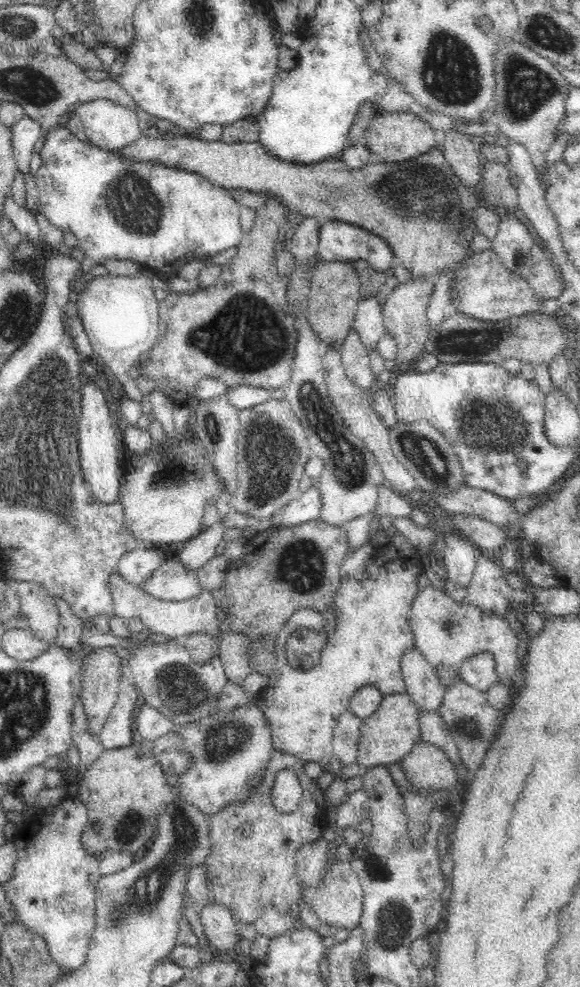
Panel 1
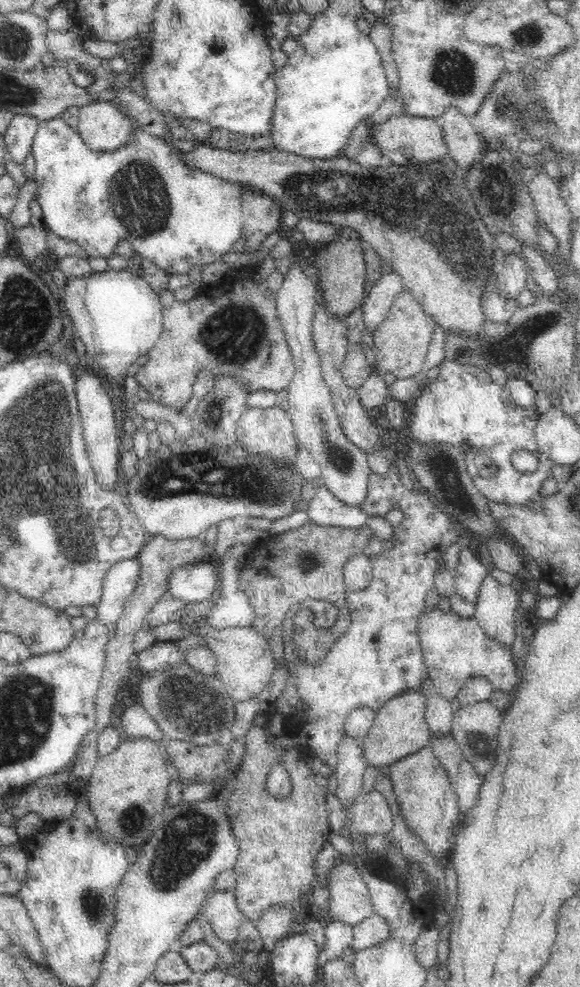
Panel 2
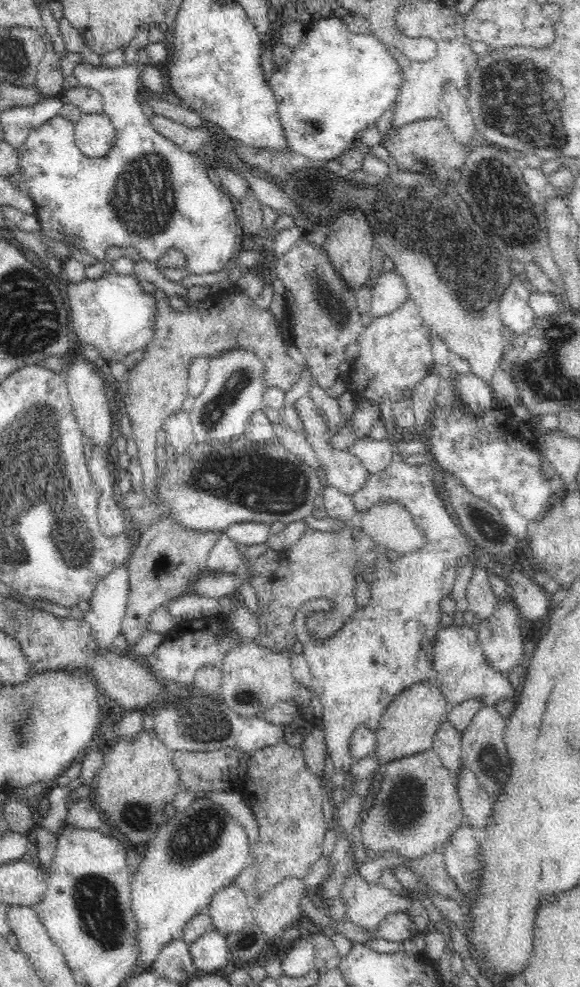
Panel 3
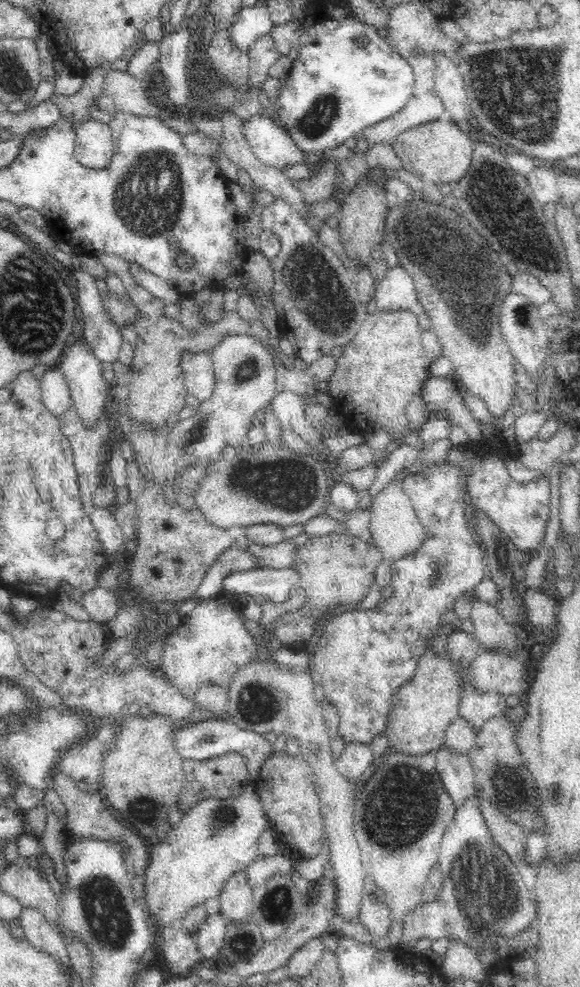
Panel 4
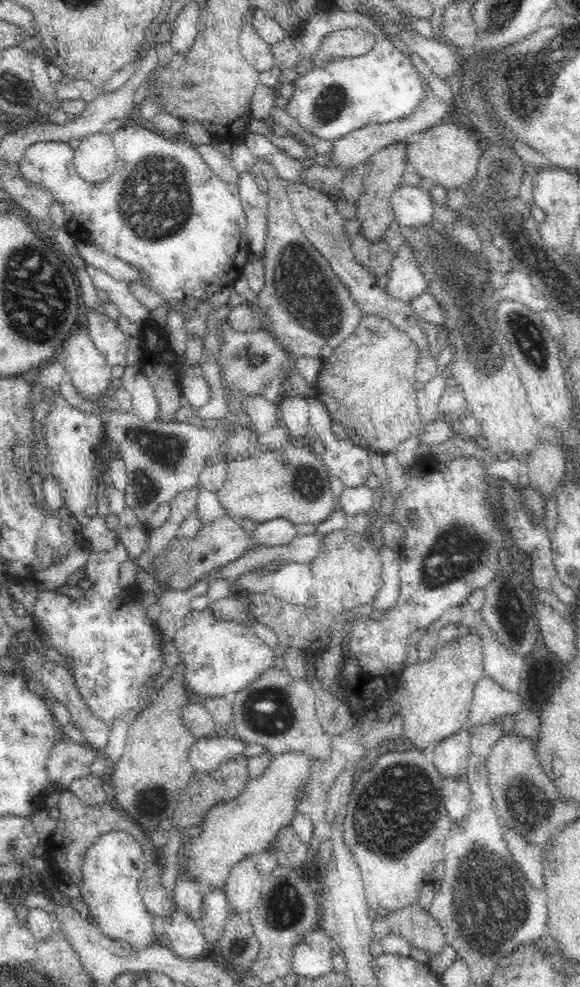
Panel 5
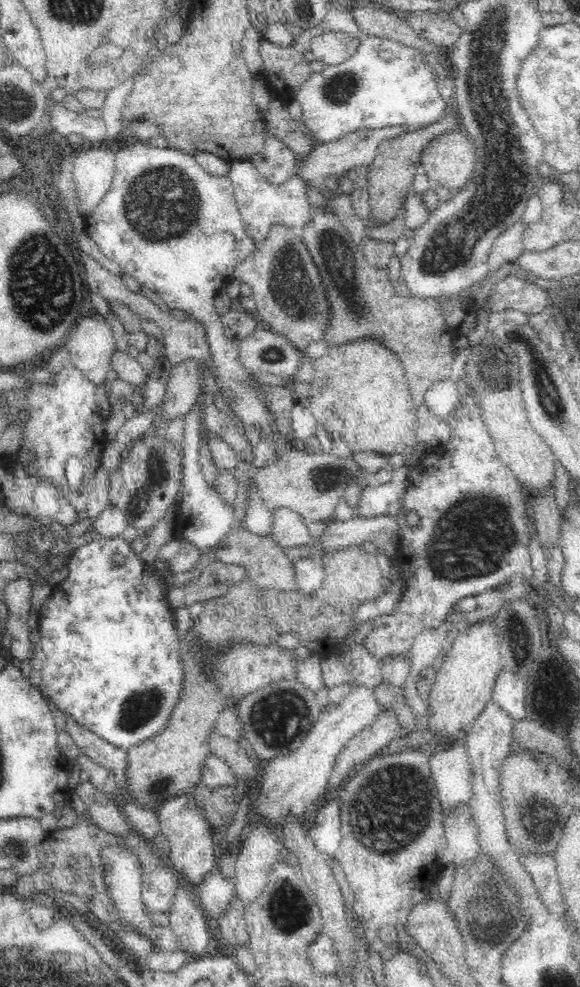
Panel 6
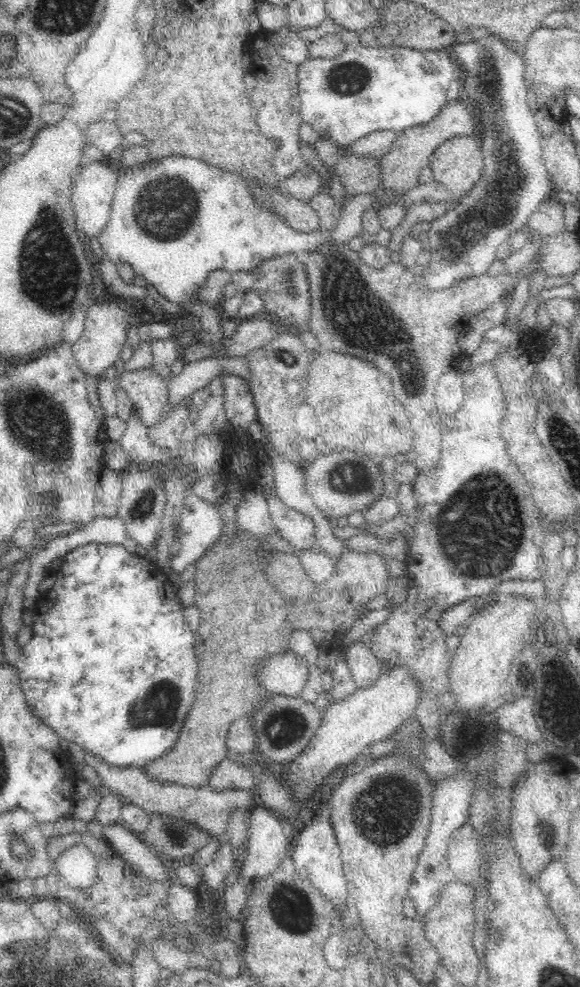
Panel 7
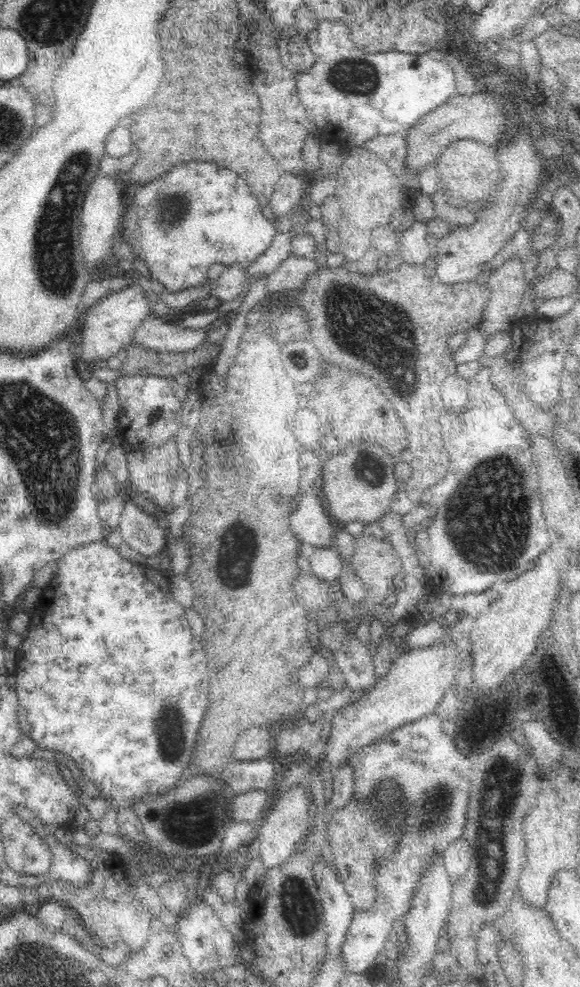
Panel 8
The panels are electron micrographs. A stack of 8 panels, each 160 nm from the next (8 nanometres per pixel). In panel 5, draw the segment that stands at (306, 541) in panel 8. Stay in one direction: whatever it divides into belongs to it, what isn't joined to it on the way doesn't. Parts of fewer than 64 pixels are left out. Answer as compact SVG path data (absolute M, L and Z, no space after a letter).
M275 518L258 523L251 534L258 545L286 546L299 536L296 527L287 518Z

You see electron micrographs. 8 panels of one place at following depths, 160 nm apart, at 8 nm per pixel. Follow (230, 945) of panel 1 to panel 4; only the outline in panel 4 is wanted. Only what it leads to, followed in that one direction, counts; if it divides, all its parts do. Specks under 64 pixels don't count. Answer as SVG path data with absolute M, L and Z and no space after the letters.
M245 870L232 875L223 886L220 896L220 914L226 923L251 920L255 907L254 894Z

